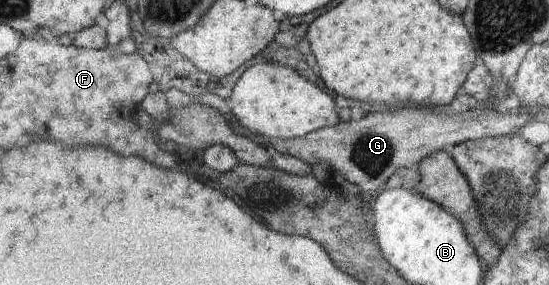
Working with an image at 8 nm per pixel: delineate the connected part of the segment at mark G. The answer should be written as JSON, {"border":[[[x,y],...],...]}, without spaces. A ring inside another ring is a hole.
{"border":[[[392,106],[380,112],[364,115],[358,121],[343,119],[335,125],[309,132],[303,138],[271,139],[260,136],[262,148],[270,152],[300,159],[310,166],[319,161],[328,165],[333,176],[340,175],[353,185],[364,201],[384,188],[386,179],[401,168],[415,166],[424,157],[442,150],[445,145],[457,145],[467,140],[494,138],[518,133],[519,127],[532,116],[532,112],[507,108],[497,116],[493,109],[475,108],[465,111],[465,119],[447,119],[427,109]]]}

